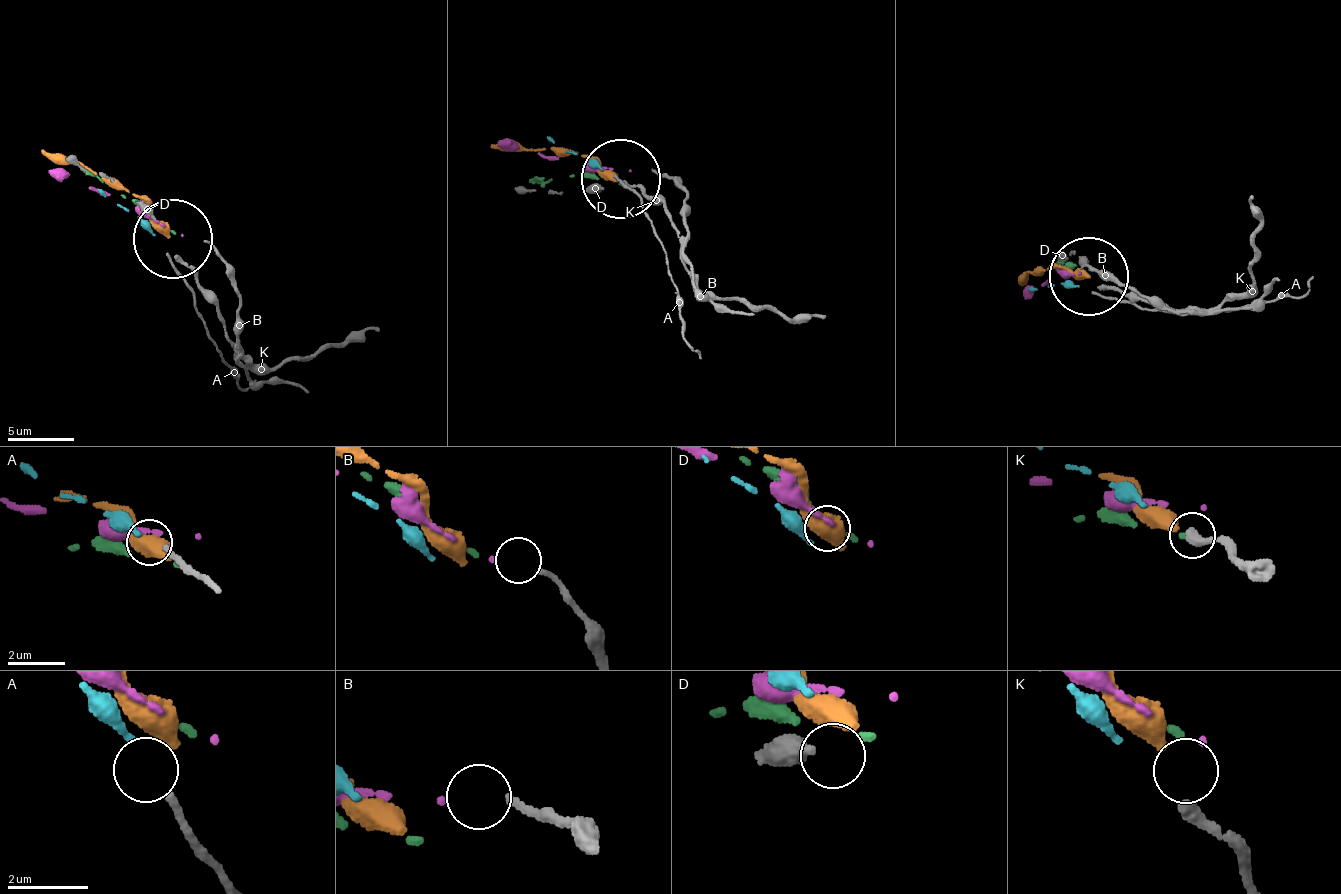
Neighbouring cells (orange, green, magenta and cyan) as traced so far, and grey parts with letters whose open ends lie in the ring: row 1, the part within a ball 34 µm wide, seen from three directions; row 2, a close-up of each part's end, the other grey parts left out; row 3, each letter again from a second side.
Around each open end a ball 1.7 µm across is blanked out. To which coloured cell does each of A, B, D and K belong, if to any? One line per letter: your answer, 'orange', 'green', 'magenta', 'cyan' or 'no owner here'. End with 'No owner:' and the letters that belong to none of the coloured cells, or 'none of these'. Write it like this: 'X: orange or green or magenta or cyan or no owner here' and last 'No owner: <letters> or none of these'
A: cyan
B: magenta
D: no owner here
K: orange
No owner: D

